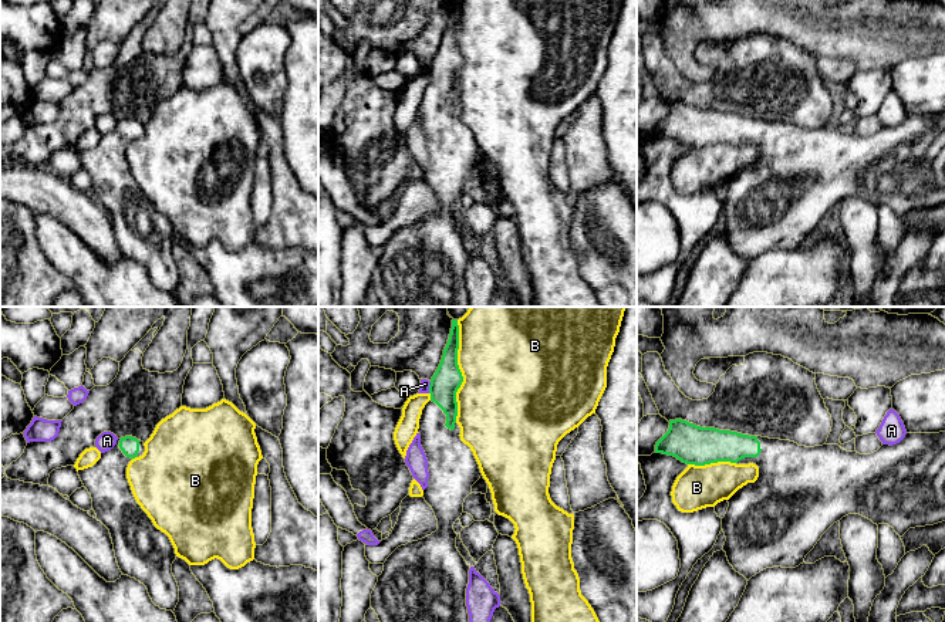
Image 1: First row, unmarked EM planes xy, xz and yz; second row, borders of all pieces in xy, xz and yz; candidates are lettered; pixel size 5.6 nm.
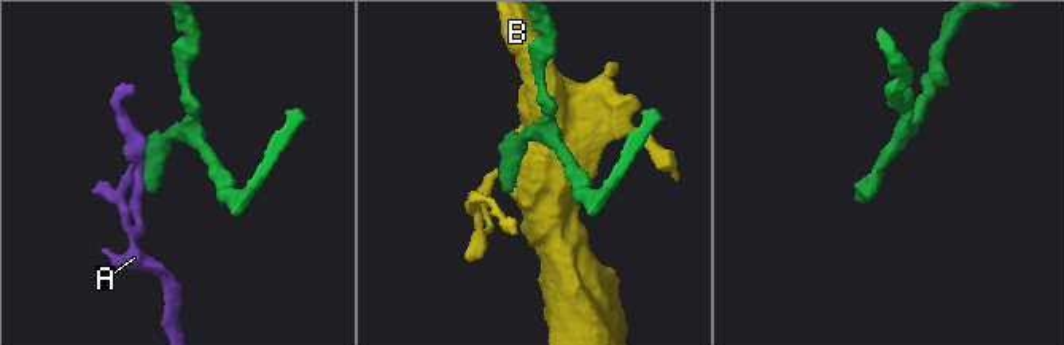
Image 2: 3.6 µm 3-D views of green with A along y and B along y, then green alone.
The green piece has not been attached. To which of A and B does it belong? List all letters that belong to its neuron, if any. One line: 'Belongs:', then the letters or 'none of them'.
Belongs: none of them

